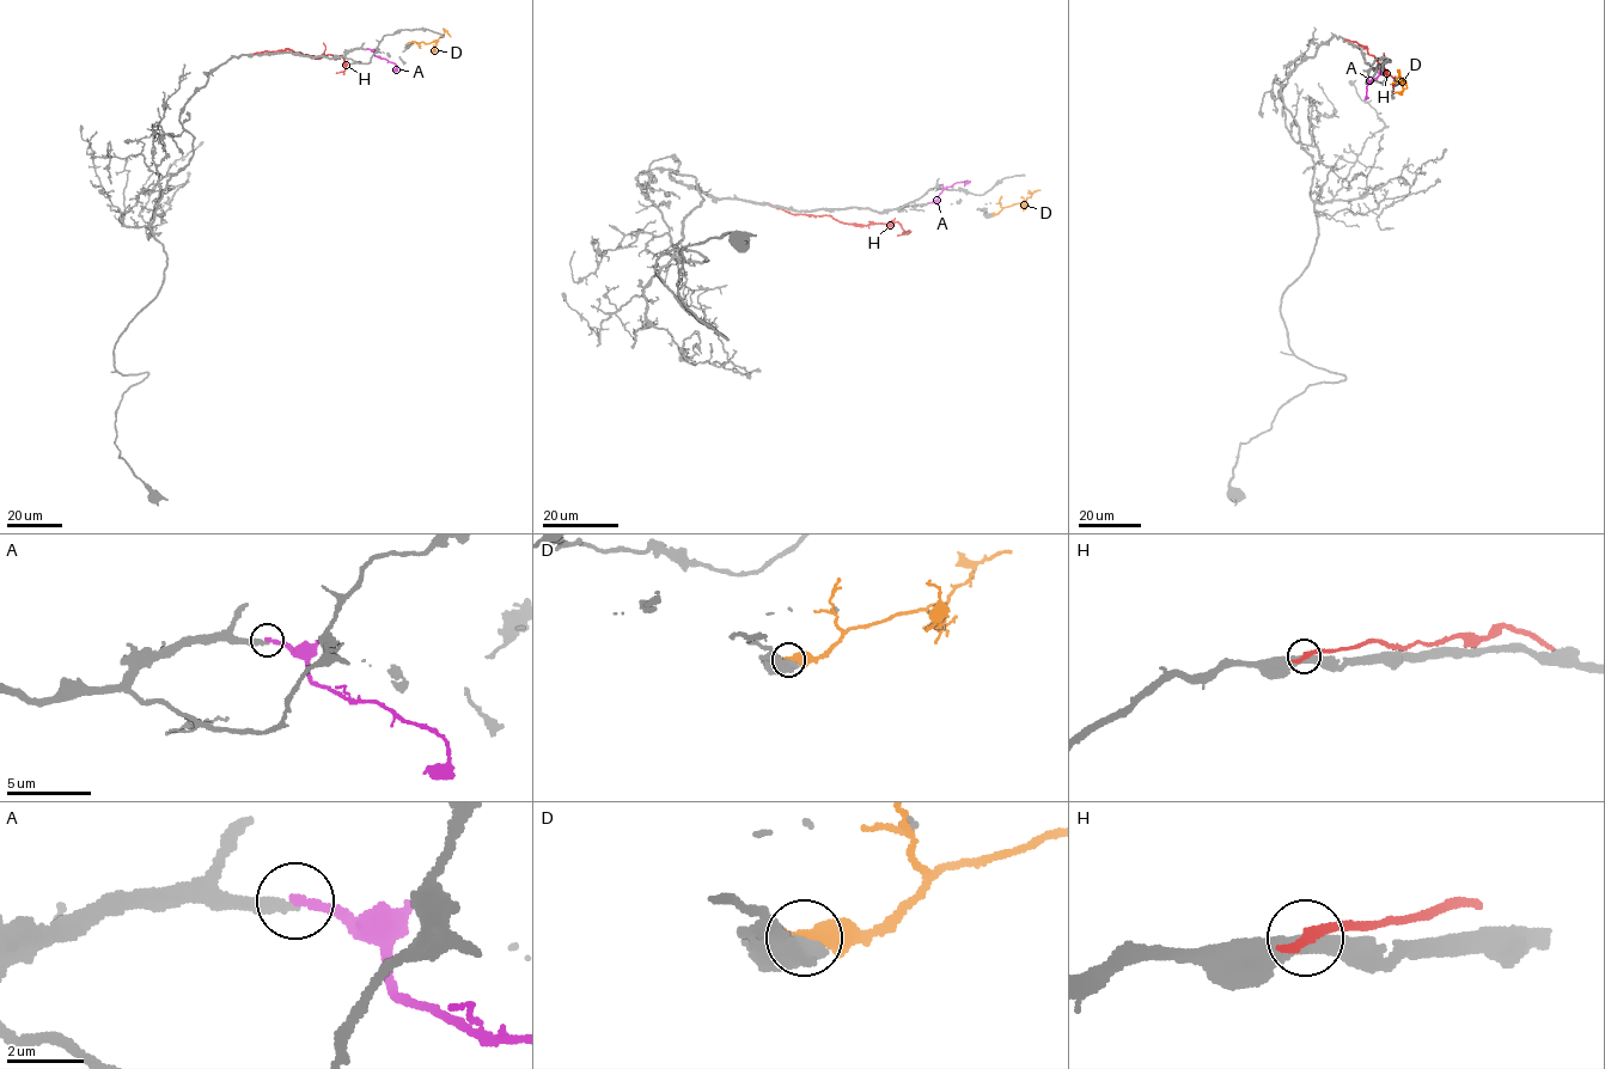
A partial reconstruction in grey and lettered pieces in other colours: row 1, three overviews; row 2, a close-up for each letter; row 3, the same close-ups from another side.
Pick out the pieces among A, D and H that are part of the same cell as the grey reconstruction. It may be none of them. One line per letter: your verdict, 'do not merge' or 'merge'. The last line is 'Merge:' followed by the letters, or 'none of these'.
A: do not merge
D: do not merge
H: do not merge
Merge: none of these

